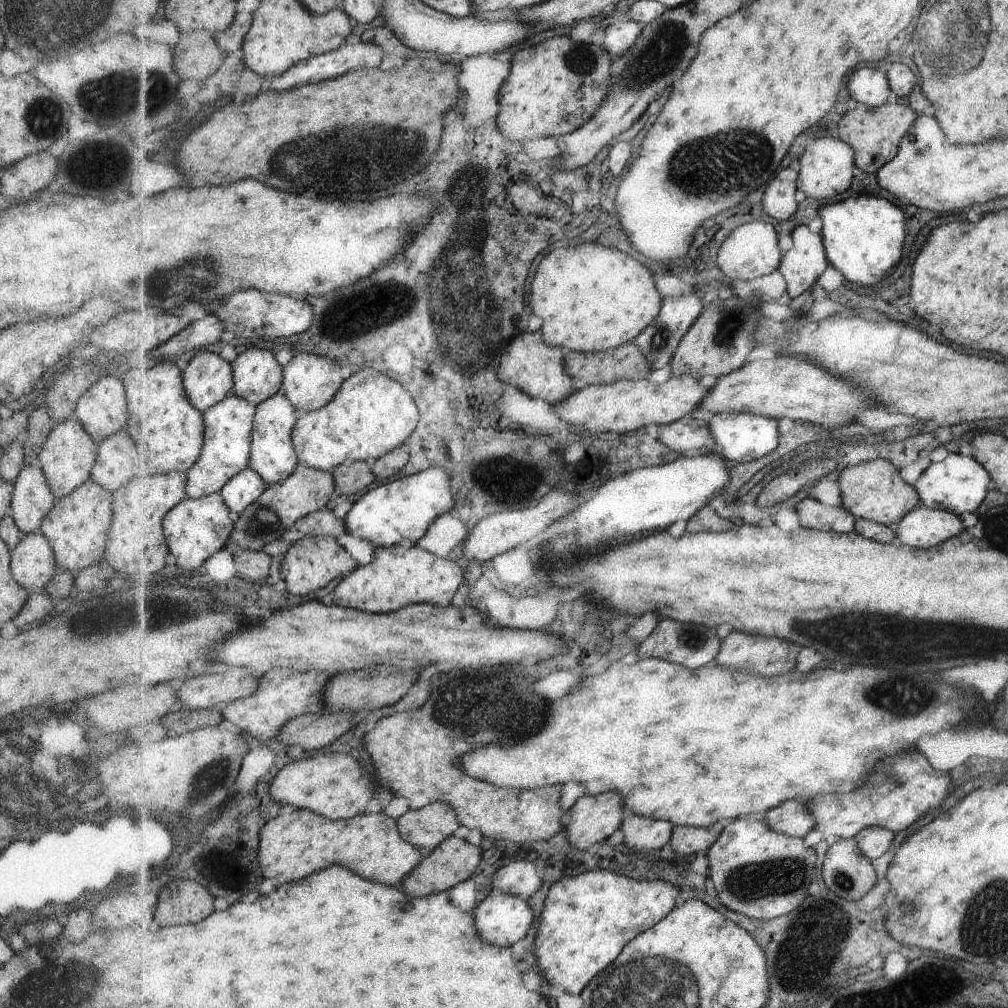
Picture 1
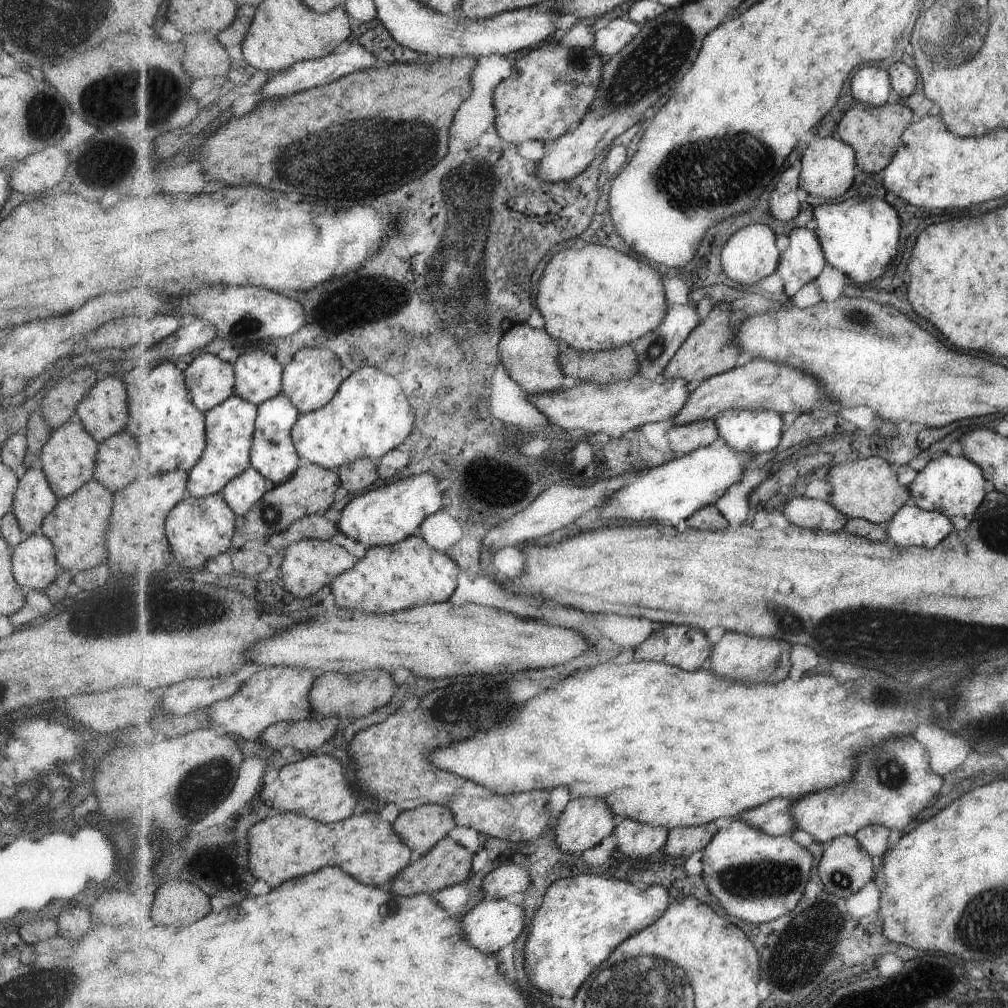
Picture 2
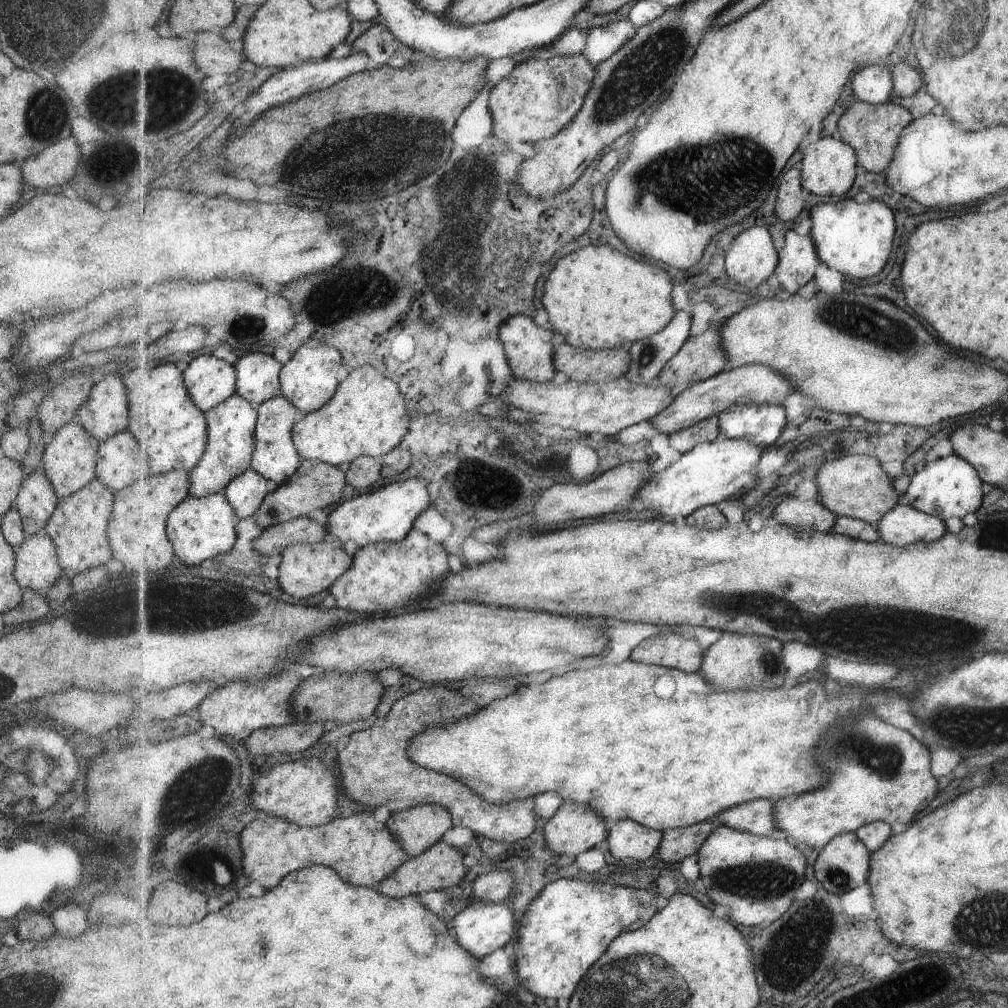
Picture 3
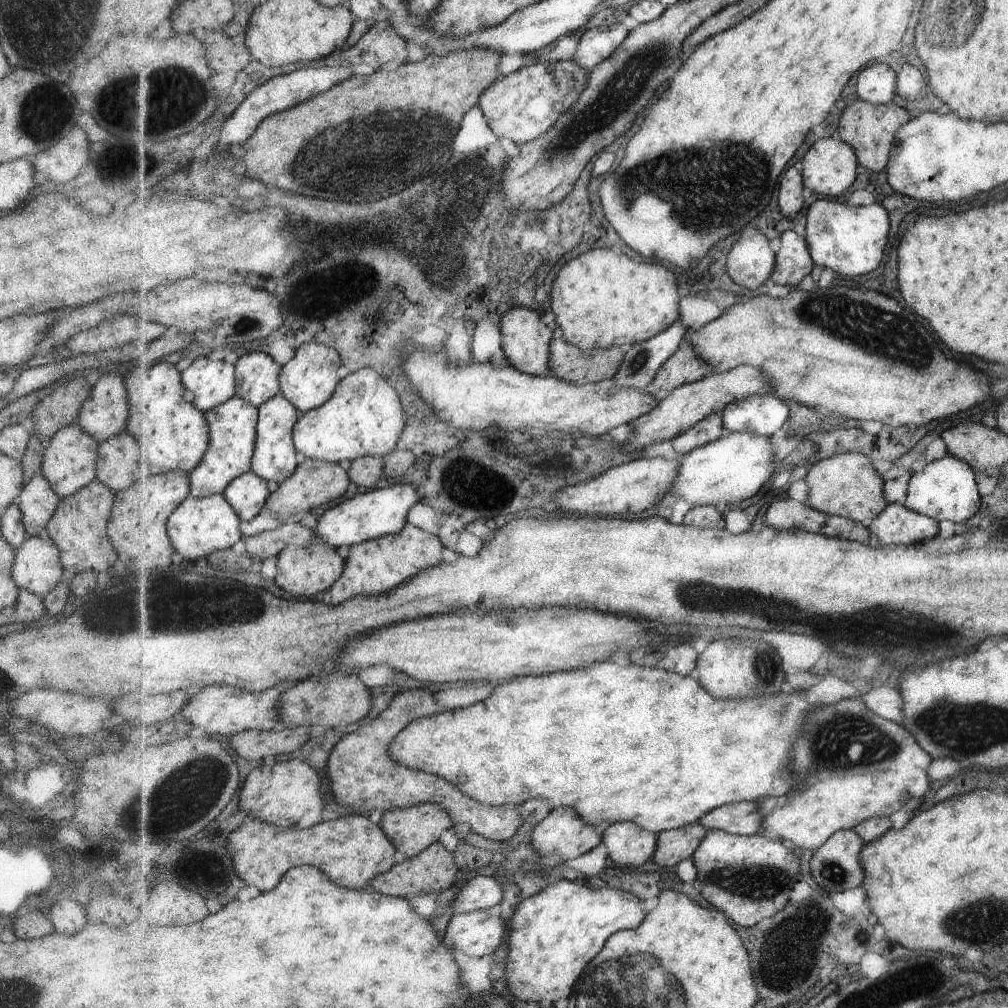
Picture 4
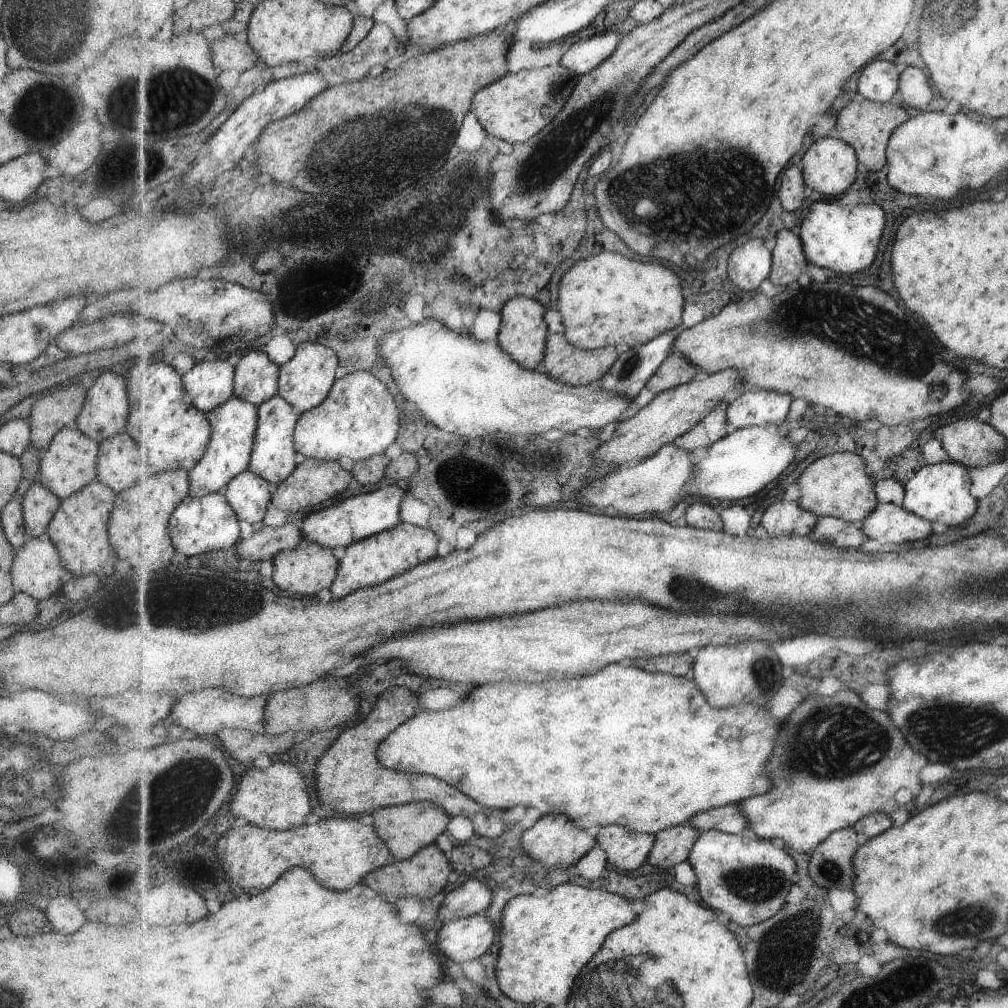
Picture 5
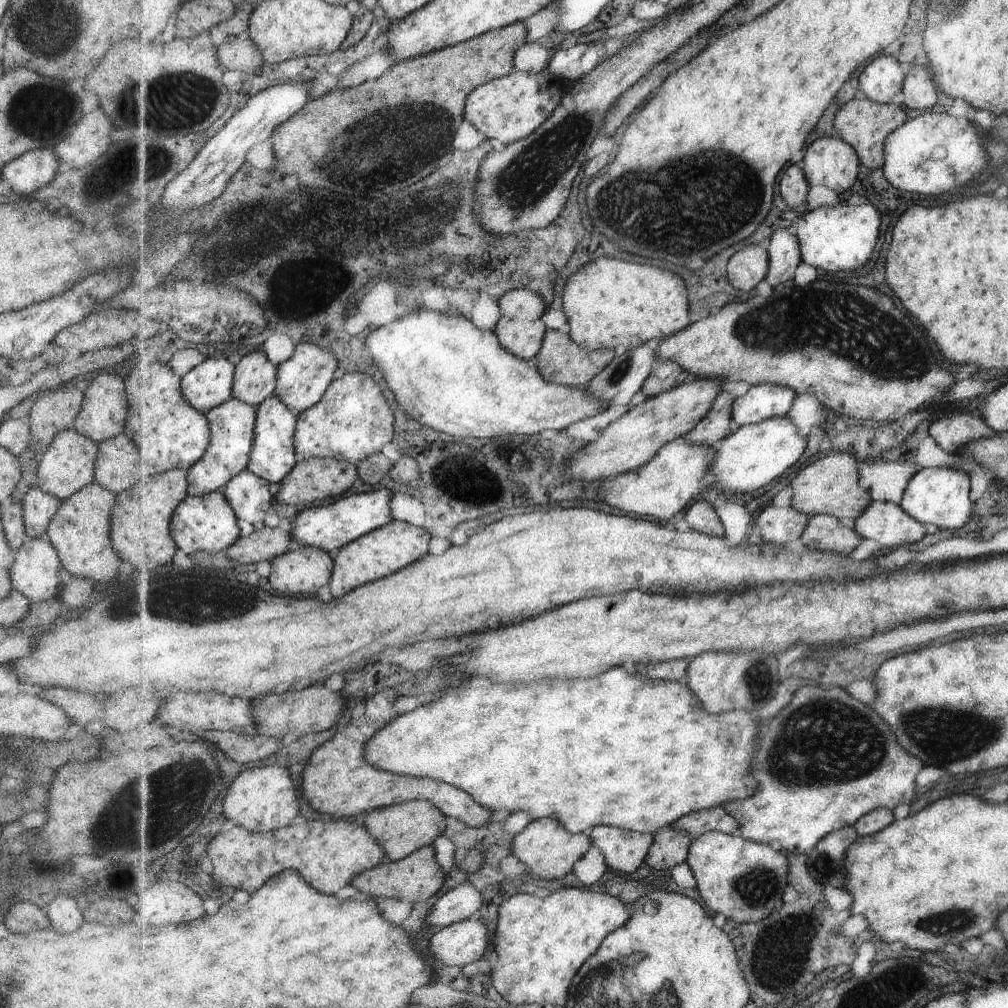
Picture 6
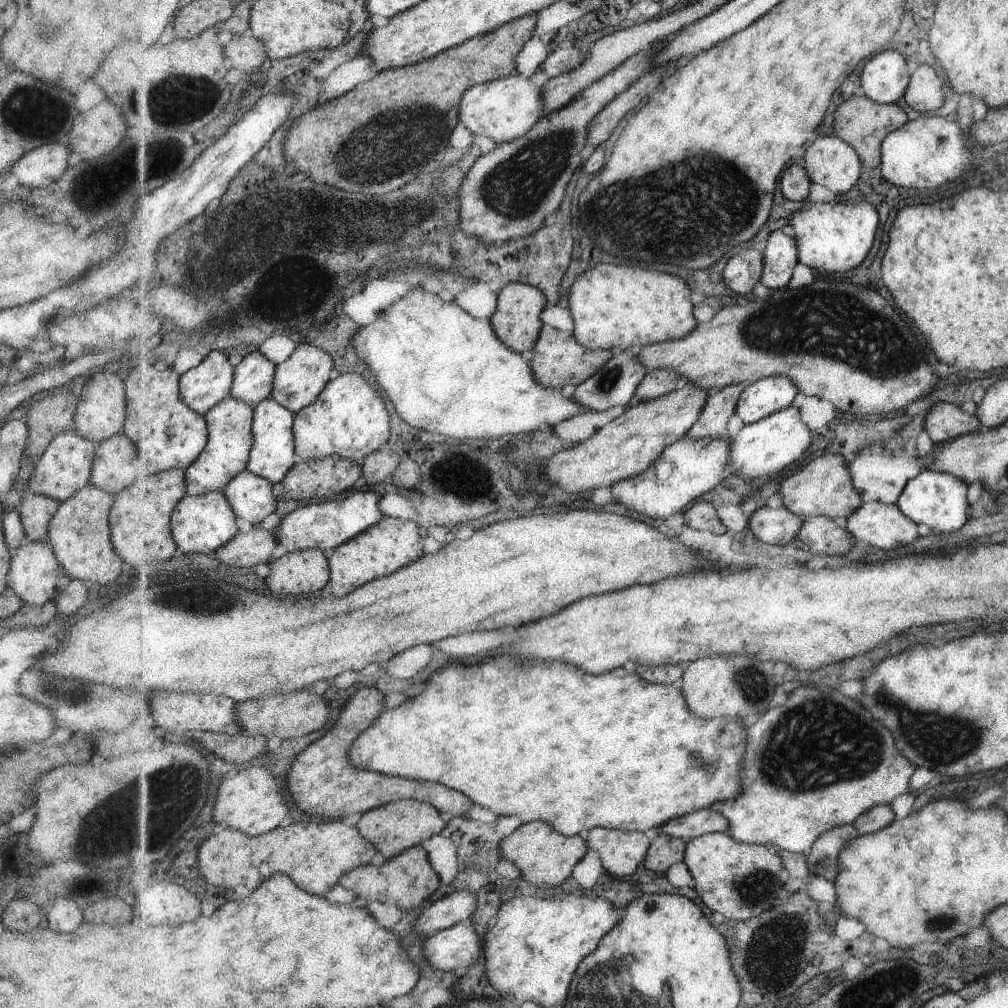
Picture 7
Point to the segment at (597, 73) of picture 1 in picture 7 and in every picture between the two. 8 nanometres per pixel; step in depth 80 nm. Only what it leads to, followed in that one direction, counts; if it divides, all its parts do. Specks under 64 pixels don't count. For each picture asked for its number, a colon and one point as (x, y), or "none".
2: (551, 88)
3: (542, 95)
4: (525, 104)
5: (514, 109)
6: (510, 108)
7: (504, 109)

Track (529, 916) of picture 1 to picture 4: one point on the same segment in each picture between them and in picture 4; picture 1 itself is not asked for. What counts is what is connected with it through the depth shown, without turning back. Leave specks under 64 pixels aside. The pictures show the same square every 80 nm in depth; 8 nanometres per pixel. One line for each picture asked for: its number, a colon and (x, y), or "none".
2: (493, 923)
3: (482, 928)
4: (478, 933)

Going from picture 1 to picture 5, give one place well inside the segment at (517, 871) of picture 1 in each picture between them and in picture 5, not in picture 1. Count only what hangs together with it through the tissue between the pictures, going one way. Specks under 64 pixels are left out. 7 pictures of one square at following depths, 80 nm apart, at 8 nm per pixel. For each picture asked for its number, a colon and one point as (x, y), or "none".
2: (502, 881)
3: (494, 887)
4: (480, 893)
5: (471, 897)

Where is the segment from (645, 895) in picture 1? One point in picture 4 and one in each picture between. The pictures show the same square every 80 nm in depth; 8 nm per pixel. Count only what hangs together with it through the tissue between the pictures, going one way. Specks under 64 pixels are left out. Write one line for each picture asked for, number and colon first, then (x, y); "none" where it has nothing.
2: (583, 919)
3: (570, 925)
4: (553, 936)

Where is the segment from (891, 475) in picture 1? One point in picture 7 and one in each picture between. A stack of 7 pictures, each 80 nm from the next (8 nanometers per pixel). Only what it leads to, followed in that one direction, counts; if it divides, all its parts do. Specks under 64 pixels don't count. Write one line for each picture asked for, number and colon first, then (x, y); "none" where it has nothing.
2: (865, 488)
3: (855, 486)
4: (846, 484)
5: (837, 485)
6: (830, 485)
7: (824, 487)

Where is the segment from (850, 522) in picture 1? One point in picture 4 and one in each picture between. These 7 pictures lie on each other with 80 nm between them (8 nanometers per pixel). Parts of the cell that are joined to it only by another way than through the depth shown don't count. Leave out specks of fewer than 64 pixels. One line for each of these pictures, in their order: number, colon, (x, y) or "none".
2: (808, 513)
3: (812, 514)
4: (787, 513)

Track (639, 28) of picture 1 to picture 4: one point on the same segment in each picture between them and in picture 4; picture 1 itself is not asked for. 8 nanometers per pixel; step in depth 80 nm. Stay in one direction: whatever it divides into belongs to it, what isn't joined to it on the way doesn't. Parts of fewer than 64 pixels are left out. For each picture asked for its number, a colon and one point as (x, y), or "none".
2: (607, 42)
3: (603, 42)
4: (597, 44)

